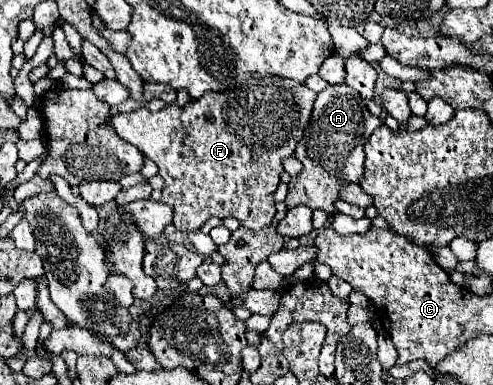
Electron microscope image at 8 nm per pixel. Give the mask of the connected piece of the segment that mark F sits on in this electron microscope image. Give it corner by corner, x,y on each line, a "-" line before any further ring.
265,76
265,78
251,78
245,86
239,86
239,88
233,88
233,94
227,90
227,92
207,92
201,96
201,100
193,100
189,102
187,106
179,106
177,102
171,102
167,104
165,108
157,110
157,112
151,112
151,110
145,110
145,108
139,108
139,110
133,110
133,112
125,112
125,114
119,114
119,116
113,116
109,120
109,124
115,128
115,132
129,144
137,146
139,152
143,152
145,158
153,160
157,166
159,166
159,176
165,180
165,186
163,186
163,198
161,202
171,206
175,210
175,218
173,218
173,224
177,226
177,230
197,230
201,228
201,224
209,218
209,216
217,216
217,218
225,218
225,216
233,216
241,222
241,226
245,228
251,228
251,230
261,230
265,226
271,224
273,216
275,216
275,200
273,200
273,192
277,190
277,184
281,180
281,172
283,172
283,160
285,158
291,158
295,154
295,144
303,138
303,132
311,120
311,112
313,112
313,100
315,100
315,92
309,90
305,84
299,84
297,80
285,80
283,76

